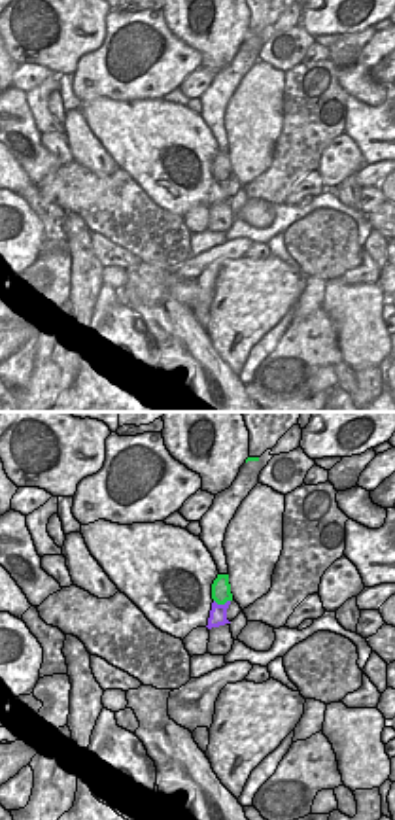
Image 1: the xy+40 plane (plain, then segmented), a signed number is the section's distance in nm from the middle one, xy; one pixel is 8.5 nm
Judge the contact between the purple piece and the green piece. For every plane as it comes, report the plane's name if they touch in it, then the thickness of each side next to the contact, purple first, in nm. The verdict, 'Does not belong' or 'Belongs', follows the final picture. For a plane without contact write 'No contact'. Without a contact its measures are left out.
Touches purple in xy+40. Thickness 160 nm (purple) against 160 nm.

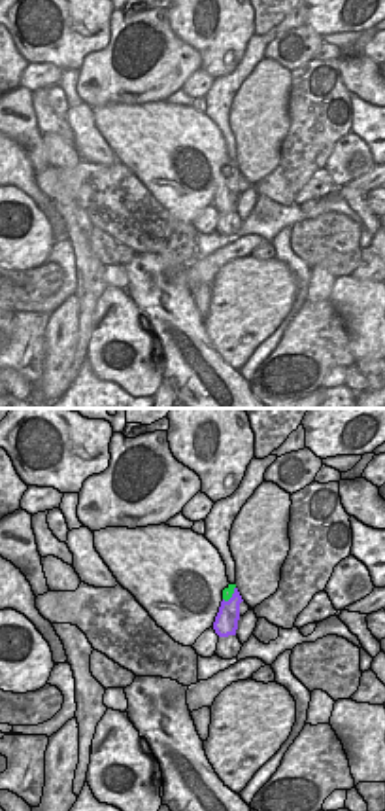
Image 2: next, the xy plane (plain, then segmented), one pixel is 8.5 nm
Touches purple in xy. Thickness 190 nm (purple) against 90 nm.

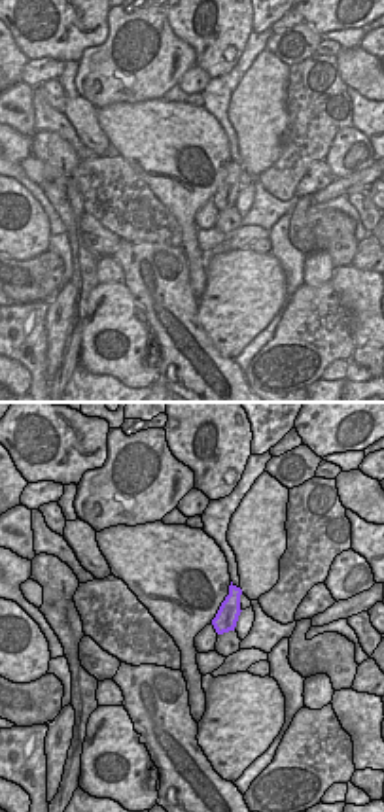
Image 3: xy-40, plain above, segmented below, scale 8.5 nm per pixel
No contact.

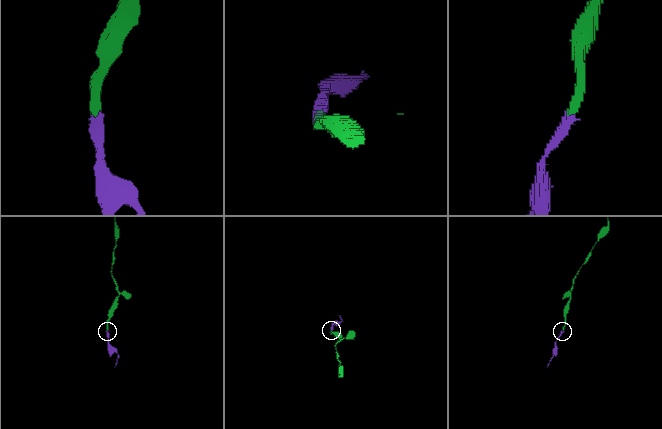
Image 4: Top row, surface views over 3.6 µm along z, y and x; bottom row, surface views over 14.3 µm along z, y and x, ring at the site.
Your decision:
Belongs.

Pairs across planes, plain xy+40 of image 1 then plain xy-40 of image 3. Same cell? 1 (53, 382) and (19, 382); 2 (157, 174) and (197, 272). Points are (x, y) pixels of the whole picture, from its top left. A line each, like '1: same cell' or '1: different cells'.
1: different cells
2: same cell

